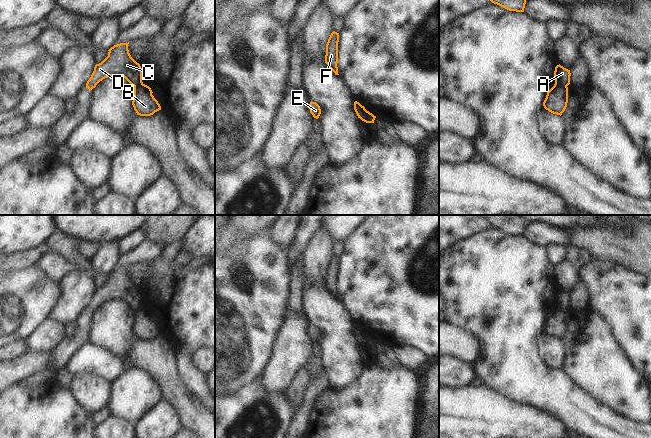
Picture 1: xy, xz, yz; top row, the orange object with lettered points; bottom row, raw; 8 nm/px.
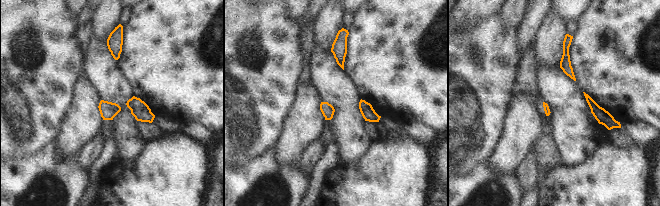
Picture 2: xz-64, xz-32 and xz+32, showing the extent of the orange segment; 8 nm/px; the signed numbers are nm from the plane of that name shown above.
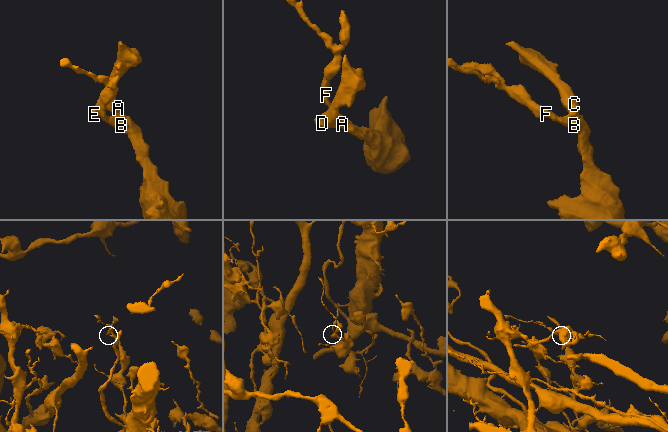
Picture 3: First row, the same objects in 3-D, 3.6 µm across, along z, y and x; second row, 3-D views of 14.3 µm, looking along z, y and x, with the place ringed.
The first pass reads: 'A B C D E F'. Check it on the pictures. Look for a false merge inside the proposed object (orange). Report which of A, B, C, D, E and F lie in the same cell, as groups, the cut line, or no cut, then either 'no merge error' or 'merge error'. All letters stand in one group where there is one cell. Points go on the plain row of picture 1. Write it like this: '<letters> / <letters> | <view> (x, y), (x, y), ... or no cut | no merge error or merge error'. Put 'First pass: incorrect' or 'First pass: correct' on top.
First pass: incorrect
A C D E / B F | xz (355, 325), (365, 336), (366, 345) | merge error

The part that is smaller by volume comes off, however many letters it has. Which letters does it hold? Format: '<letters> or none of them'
A, C, D, E

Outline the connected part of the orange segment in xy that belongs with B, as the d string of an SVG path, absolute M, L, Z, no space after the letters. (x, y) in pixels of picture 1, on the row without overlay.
M145 308L138 309L134 312L134 323L132 329L137 339L151 340L161 334L158 325L152 319L152 314Z

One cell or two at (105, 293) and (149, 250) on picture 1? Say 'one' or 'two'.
two

